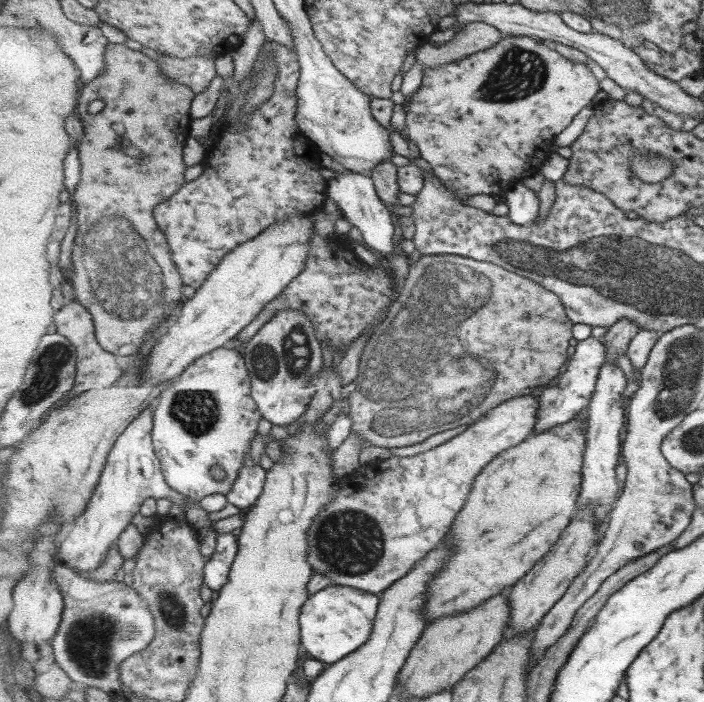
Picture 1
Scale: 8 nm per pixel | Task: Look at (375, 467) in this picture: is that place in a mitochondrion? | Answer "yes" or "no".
no

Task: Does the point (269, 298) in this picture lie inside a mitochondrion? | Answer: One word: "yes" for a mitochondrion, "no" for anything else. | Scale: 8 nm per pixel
no

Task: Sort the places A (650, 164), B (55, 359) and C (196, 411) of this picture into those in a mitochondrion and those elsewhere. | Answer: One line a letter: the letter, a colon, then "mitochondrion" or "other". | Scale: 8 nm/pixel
A: mitochondrion
B: mitochondrion
C: mitochondrion

